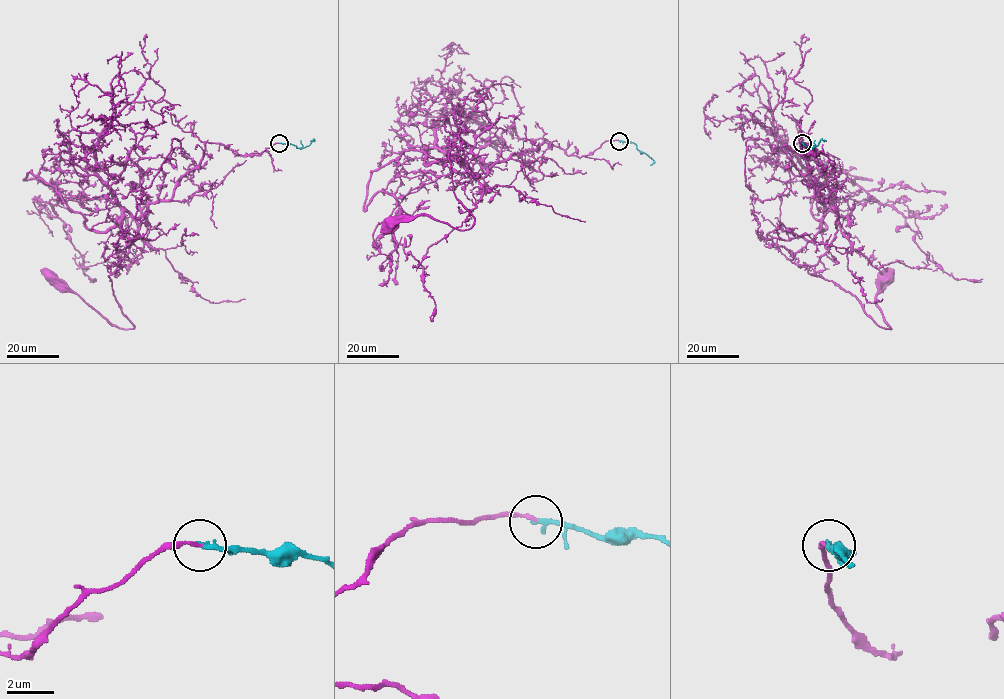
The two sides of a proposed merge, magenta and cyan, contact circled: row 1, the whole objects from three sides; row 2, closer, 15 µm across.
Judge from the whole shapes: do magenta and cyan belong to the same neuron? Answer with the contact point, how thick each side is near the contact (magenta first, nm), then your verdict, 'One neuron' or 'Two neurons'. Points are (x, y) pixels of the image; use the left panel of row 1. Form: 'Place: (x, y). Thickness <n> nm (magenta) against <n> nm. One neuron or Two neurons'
Place: (279, 143). Thickness 130 nm (magenta) against 240 nm. One neuron

